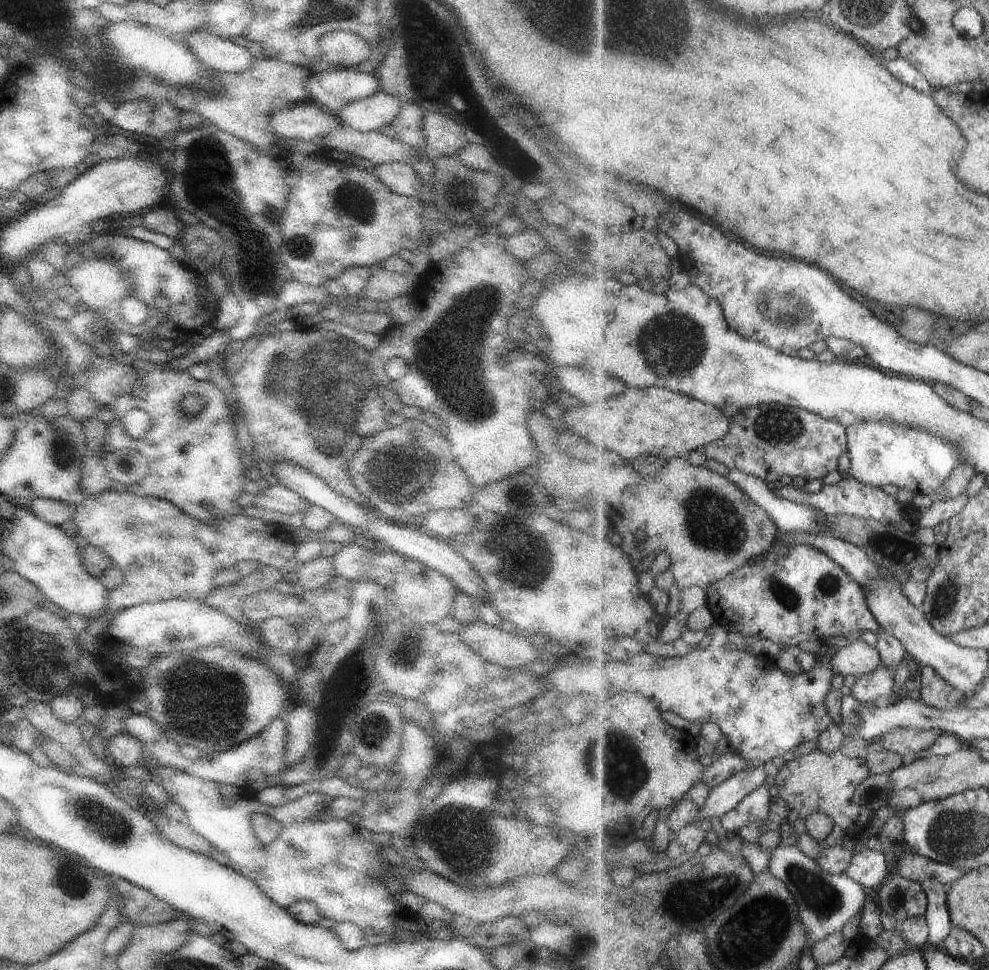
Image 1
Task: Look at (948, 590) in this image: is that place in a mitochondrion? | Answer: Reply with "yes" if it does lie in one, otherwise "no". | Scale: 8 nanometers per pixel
yes

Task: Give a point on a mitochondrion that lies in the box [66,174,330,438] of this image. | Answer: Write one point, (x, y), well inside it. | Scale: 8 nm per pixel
(259, 270)

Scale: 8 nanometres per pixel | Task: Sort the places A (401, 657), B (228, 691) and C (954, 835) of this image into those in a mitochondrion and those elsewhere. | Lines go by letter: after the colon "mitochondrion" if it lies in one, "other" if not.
A: mitochondrion
B: mitochondrion
C: mitochondrion

